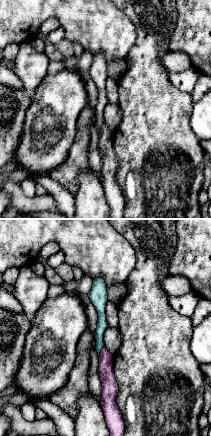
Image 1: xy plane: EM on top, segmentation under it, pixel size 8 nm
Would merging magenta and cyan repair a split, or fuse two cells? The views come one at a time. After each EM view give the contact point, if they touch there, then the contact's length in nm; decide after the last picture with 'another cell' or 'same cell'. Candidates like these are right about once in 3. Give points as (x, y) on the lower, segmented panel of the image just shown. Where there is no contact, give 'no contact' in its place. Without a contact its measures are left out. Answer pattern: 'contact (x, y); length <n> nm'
contact (101, 351); length 110 nm

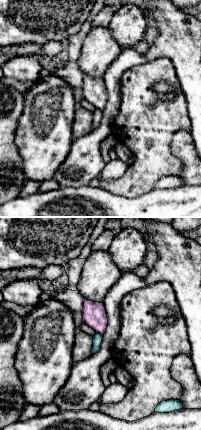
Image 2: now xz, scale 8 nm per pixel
contact (99, 333); length 60 nm

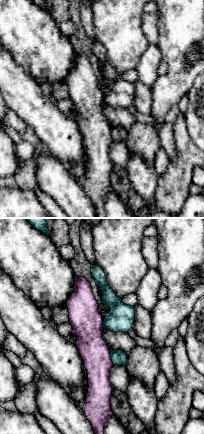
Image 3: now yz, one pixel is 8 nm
contact (110, 357); length 130 nm

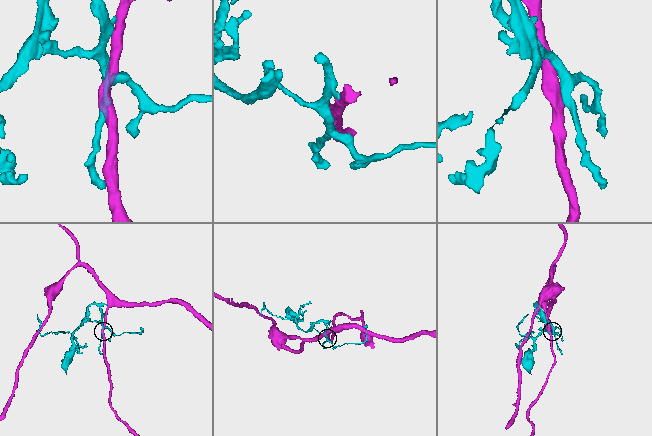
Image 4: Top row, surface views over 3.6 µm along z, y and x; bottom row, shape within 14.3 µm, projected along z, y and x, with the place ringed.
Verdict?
another cell

